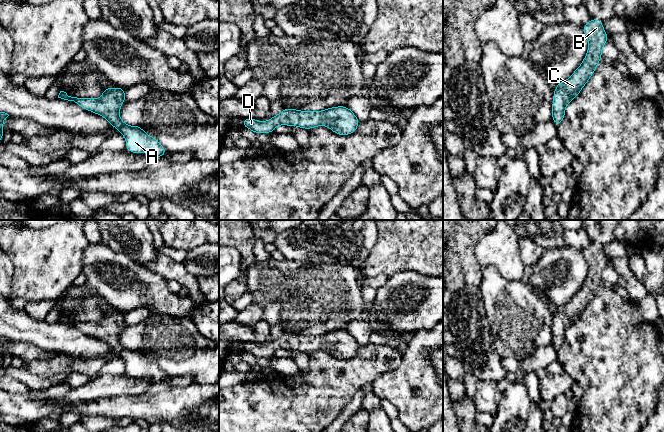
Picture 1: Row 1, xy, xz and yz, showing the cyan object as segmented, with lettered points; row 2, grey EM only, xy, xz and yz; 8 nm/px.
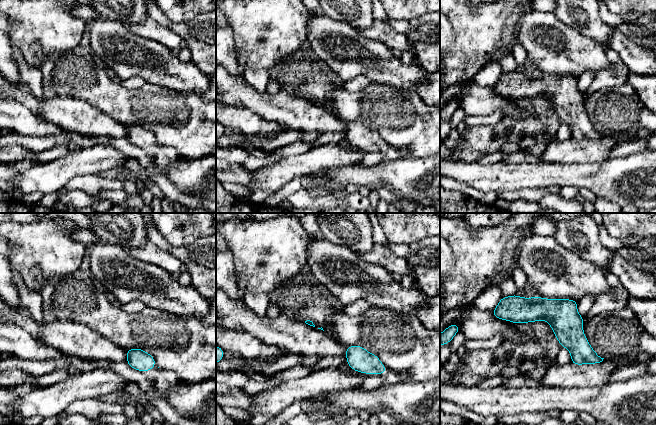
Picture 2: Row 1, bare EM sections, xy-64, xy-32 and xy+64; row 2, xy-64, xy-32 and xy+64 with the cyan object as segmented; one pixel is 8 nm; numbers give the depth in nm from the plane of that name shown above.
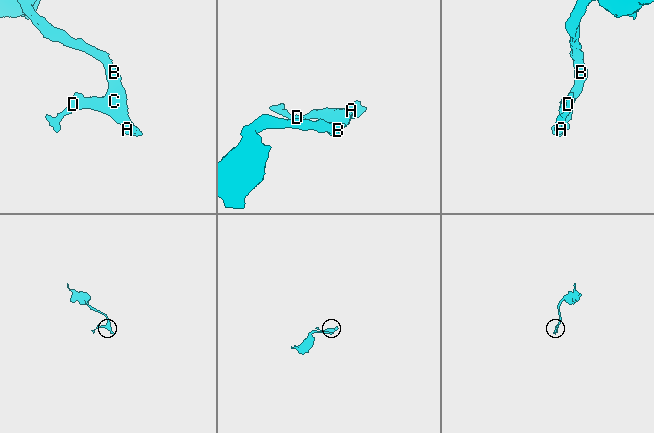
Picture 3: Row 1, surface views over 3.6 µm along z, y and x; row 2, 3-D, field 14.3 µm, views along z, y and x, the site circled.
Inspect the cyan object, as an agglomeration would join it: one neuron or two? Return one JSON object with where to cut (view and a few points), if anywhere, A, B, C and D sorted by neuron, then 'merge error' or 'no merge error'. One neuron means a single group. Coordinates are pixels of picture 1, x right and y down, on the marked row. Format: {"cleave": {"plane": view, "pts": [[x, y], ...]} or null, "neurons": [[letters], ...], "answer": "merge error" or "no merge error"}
{"cleave": null, "neurons": [["A", "B", "C", "D"]], "answer": "no merge error"}

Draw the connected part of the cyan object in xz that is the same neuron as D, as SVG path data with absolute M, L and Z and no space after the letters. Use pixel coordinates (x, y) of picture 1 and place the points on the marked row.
M347 106L330 107L323 111L301 111L284 108L280 114L263 122L243 118L242 126L254 133L273 133L277 125L296 126L311 129L326 126L337 135L351 135L356 132L360 121Z

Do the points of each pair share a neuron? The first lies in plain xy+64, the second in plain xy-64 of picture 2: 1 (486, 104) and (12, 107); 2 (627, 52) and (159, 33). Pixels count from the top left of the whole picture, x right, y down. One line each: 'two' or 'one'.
1: two
2: one

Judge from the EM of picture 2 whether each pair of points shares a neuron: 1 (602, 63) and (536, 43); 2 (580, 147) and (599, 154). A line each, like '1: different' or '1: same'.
1: same
2: same

